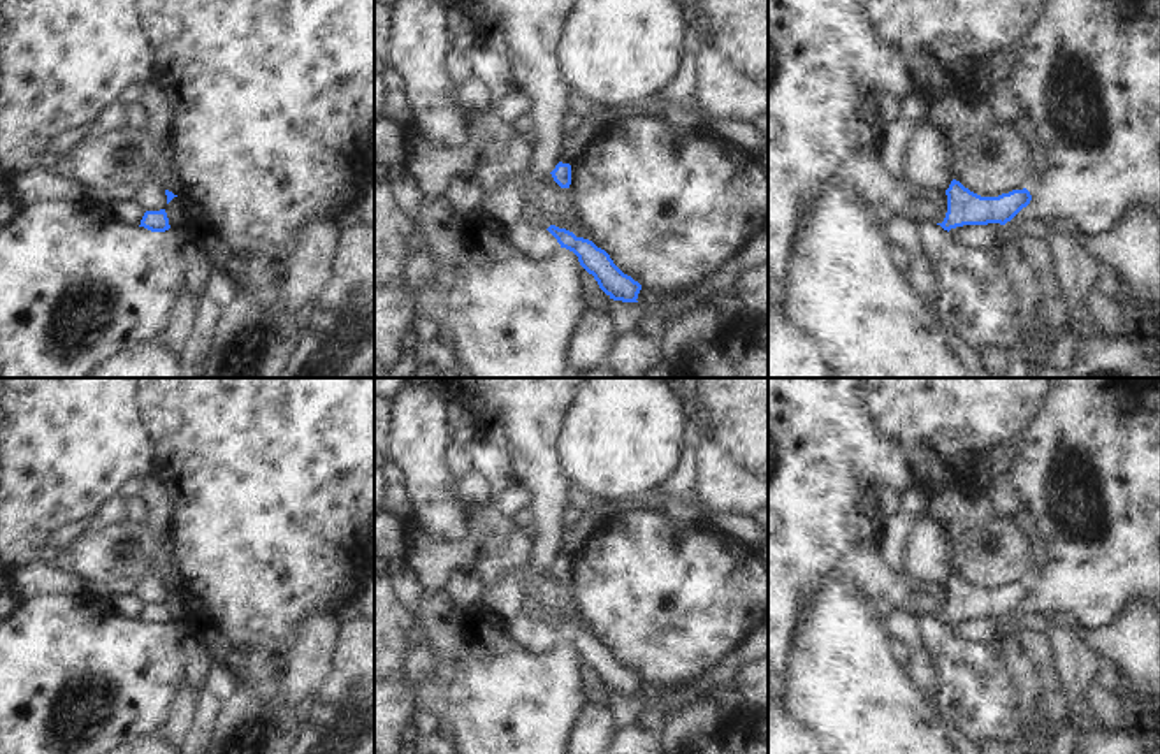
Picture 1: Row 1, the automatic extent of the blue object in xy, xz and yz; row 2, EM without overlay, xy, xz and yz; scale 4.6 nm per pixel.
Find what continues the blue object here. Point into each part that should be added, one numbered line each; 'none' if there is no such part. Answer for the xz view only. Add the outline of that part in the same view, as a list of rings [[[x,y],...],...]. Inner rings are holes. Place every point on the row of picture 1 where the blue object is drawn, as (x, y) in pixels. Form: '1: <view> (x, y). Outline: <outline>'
none.

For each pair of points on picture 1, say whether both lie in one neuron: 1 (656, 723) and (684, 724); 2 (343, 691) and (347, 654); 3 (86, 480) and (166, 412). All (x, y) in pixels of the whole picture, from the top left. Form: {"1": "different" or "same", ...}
{"1": "different", "2": "same", "3": "different"}

